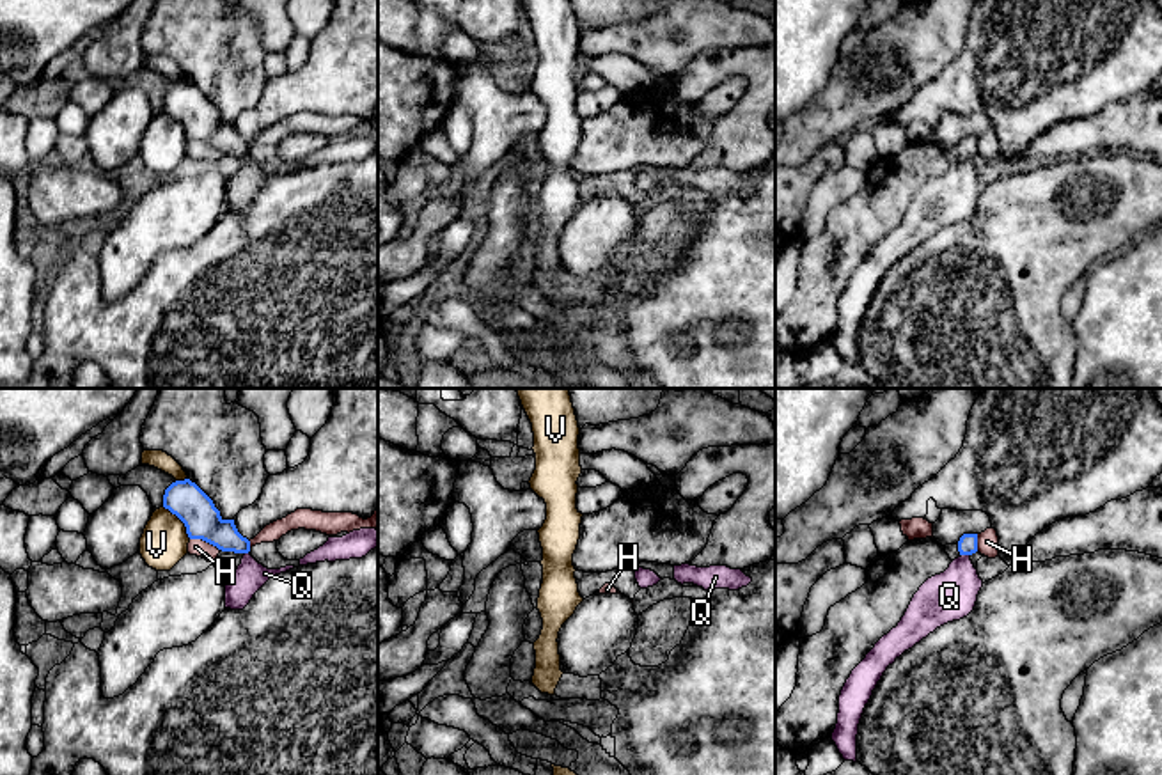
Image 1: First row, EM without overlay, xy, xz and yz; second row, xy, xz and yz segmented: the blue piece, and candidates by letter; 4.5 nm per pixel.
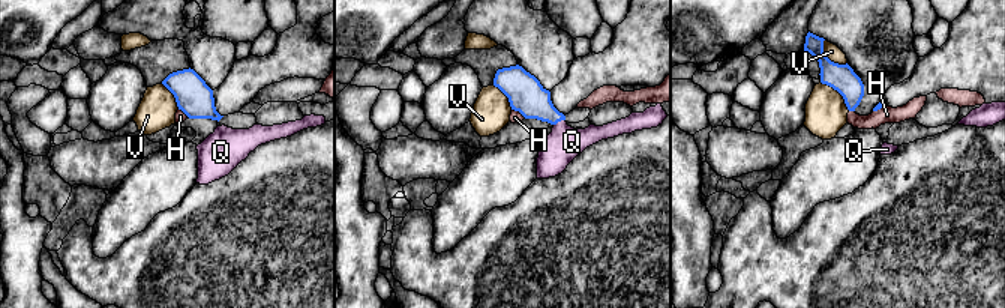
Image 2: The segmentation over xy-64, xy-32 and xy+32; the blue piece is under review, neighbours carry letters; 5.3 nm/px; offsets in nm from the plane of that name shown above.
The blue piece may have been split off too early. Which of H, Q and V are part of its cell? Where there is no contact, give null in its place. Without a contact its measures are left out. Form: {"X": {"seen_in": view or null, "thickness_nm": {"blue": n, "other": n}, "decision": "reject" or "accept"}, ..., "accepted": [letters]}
{"H": {"seen_in": "xy", "thickness_nm": {"blue": 170, "other": 80}, "decision": "reject"}, "Q": {"seen_in": "yz", "thickness_nm": {"blue": 90, "other": 220}, "decision": "accept"}, "V": {"seen_in": "xy", "thickness_nm": {"blue": 170, "other": 220}, "decision": "reject"}, "accepted": ["Q"]}

